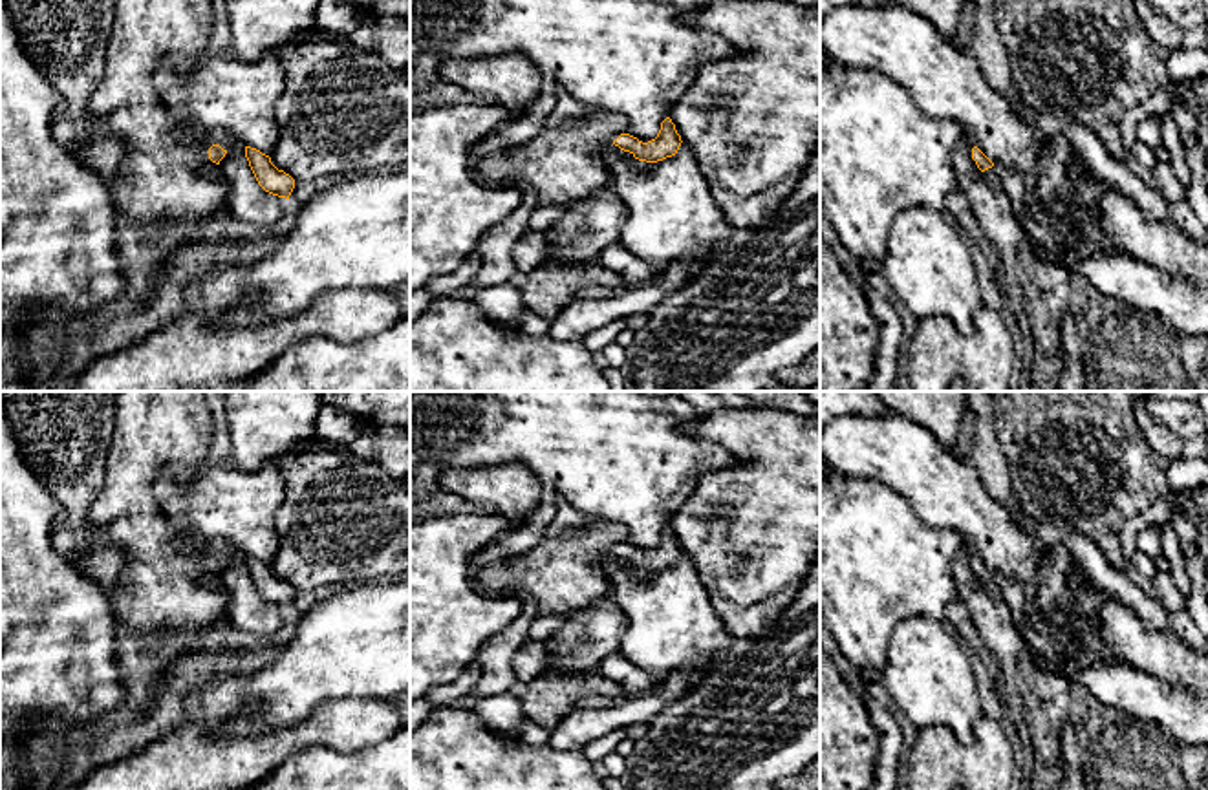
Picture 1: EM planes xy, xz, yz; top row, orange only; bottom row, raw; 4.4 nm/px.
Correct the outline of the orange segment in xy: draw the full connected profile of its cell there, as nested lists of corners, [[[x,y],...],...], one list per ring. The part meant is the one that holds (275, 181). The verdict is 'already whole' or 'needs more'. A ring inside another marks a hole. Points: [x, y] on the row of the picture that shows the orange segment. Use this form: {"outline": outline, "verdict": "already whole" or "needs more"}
{"outline": [[[245,146],[245,157],[249,161],[249,166],[251,166],[258,185],[265,192],[289,199],[289,196],[295,188],[295,179],[289,174],[286,174],[284,170],[278,170],[271,163],[271,157],[262,154],[256,148]]], "verdict": "already whole"}

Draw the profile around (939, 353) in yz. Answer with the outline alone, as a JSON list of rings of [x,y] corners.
[[[981,305],[974,333],[963,335],[946,316],[917,322],[906,375],[911,391],[946,391],[961,379],[966,391],[1008,391],[1014,338],[1005,320]]]

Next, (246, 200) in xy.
[[[234,141],[220,146],[227,152],[220,161],[227,185],[227,212],[264,230],[275,225],[284,214],[284,203],[258,185],[245,157],[245,146]]]

